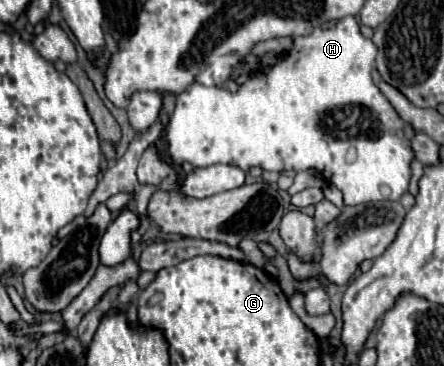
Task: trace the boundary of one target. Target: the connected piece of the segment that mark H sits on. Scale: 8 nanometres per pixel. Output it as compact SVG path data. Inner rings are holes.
M345 17L335 21L331 27L323 29L323 27L315 27L309 35L303 37L293 37L292 47L284 52L277 63L265 71L259 71L255 75L249 75L249 79L239 85L239 89L235 93L231 93L227 87L205 87L201 83L191 83L179 97L177 97L177 105L173 115L169 117L169 123L165 127L165 141L167 141L167 157L171 159L171 163L175 165L183 165L183 163L191 163L193 167L209 167L215 163L229 163L229 165L239 165L241 169L249 171L249 167L259 165L261 169L267 171L305 171L305 169L315 169L323 175L325 181L329 181L331 185L335 185L341 193L343 193L343 203L347 207L353 205L361 205L361 203L371 203L371 201L399 201L403 193L409 191L409 179L411 179L411 161L415 159L413 155L413 147L411 147L411 139L415 135L415 129L405 123L397 111L391 107L391 103L385 99L385 95L379 91L379 87L373 85L371 79L371 71L373 71L373 63L375 63L375 55L377 55L377 47L371 39L365 39L359 31L359 23L355 17ZM287 83L293 83L293 91L287 89Z

